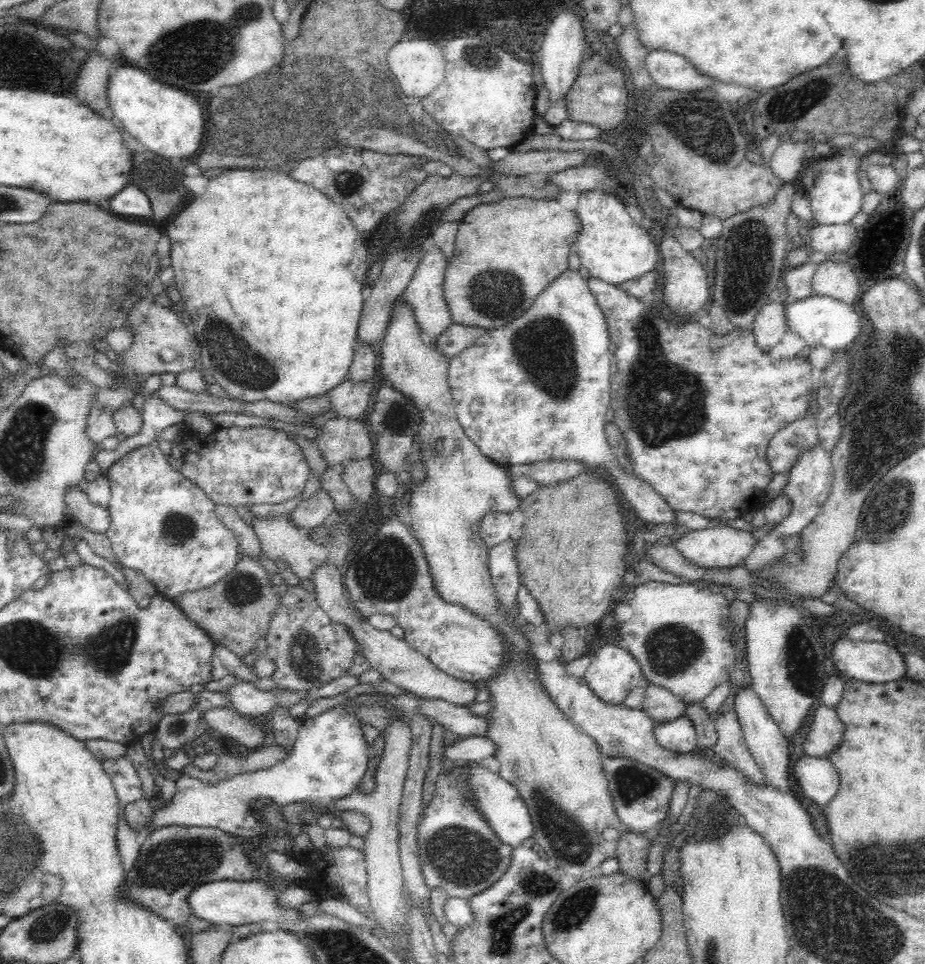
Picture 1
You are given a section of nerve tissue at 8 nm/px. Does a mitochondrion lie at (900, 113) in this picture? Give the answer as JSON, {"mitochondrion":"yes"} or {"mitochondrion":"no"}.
{"mitochondrion":"no"}

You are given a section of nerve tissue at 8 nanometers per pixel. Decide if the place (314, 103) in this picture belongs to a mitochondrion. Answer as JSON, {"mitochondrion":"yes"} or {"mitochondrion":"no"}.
{"mitochondrion":"yes"}

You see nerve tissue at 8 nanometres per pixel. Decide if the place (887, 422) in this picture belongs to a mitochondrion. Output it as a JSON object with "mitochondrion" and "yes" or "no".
{"mitochondrion":"yes"}

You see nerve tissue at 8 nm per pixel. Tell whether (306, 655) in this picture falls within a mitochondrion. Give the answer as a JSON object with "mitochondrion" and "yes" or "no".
{"mitochondrion":"yes"}

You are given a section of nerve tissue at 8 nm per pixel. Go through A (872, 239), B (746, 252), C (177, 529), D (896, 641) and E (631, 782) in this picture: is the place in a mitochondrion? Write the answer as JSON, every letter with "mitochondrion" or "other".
{"A":"other","B":"mitochondrion","C":"mitochondrion","D":"other","E":"mitochondrion"}

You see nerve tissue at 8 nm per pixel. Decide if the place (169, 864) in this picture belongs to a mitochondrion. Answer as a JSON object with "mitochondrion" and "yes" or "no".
{"mitochondrion":"yes"}

